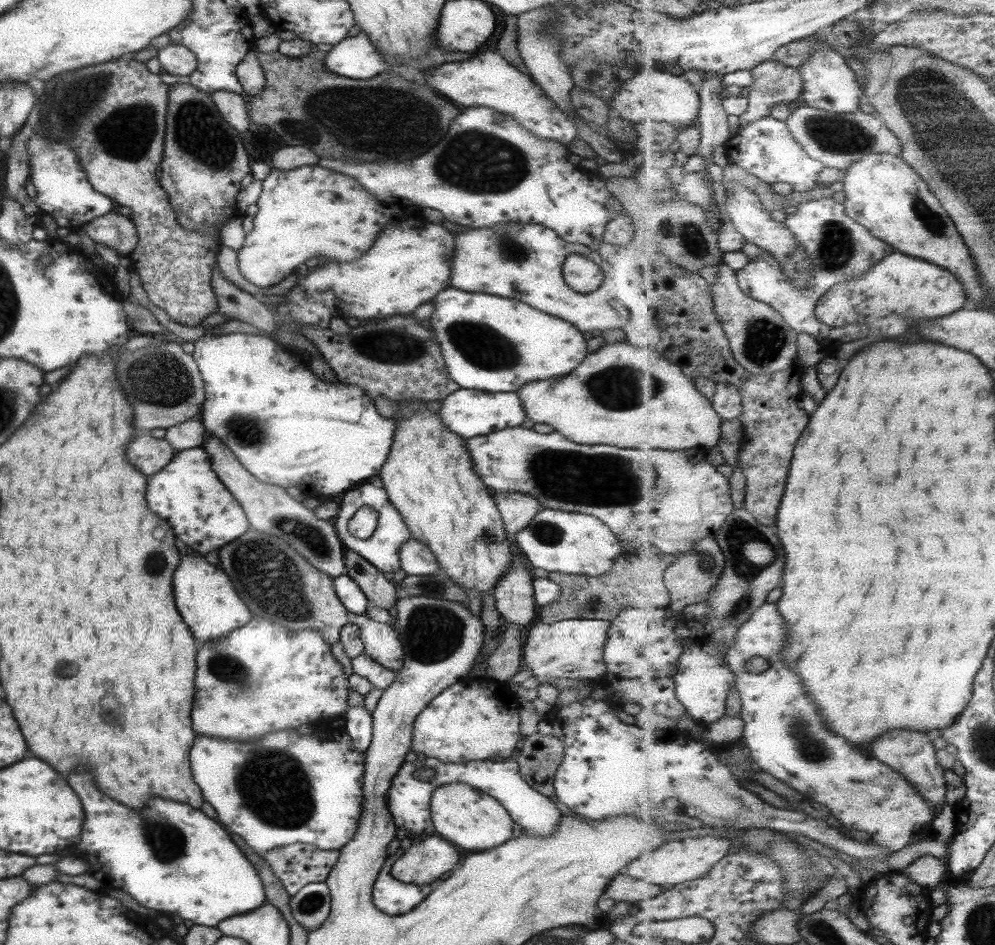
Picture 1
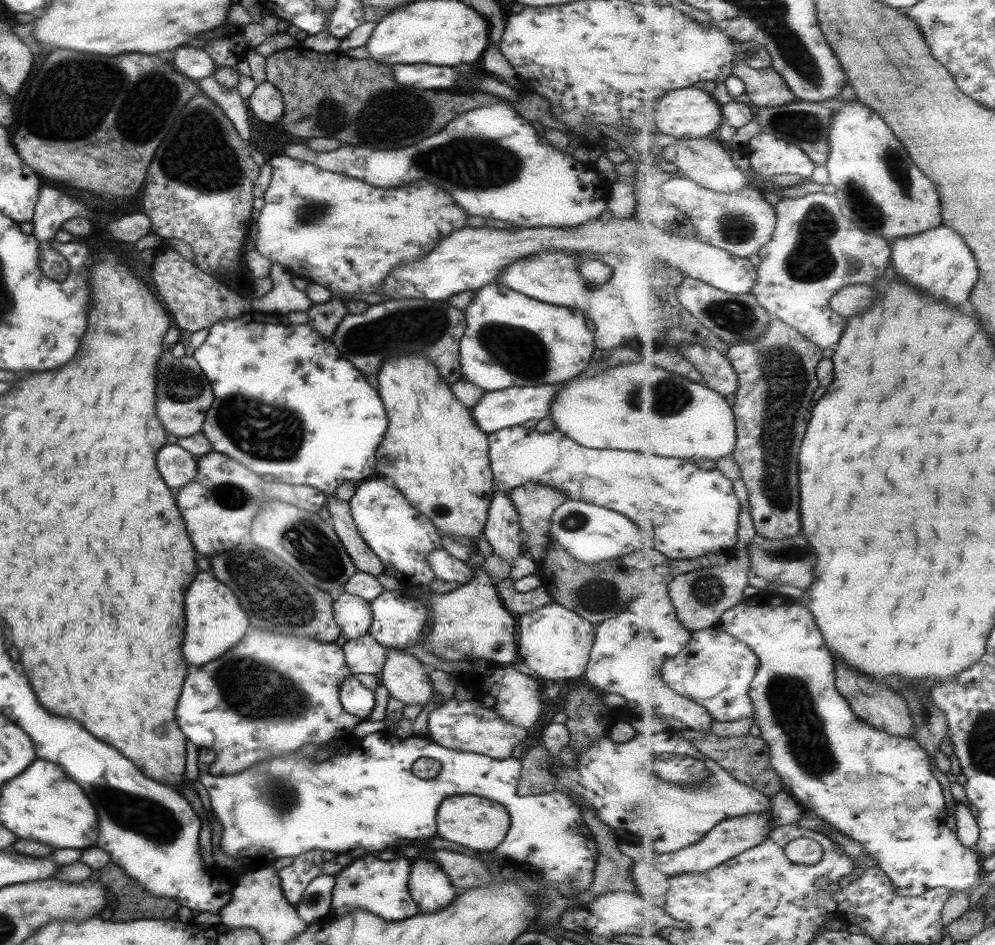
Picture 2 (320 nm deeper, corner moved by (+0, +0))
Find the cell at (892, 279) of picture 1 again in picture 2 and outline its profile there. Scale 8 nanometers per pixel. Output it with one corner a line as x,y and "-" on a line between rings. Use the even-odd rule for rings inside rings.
945,224
924,233
896,239
893,264
901,278
909,278
909,282
913,282
919,290
925,290
927,294
933,294
953,306
961,306
971,298
979,278
977,260
971,248
953,227

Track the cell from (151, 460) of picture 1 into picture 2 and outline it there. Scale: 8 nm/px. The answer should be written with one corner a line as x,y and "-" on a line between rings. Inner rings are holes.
169,444
157,452
157,470
169,488
179,489
195,479
196,458
176,444

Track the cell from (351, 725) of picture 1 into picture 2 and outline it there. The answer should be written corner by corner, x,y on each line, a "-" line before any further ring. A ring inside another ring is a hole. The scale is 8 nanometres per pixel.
349,673
339,683
338,699
345,712
361,721
368,720
367,715
373,708
373,691
361,686
353,673

